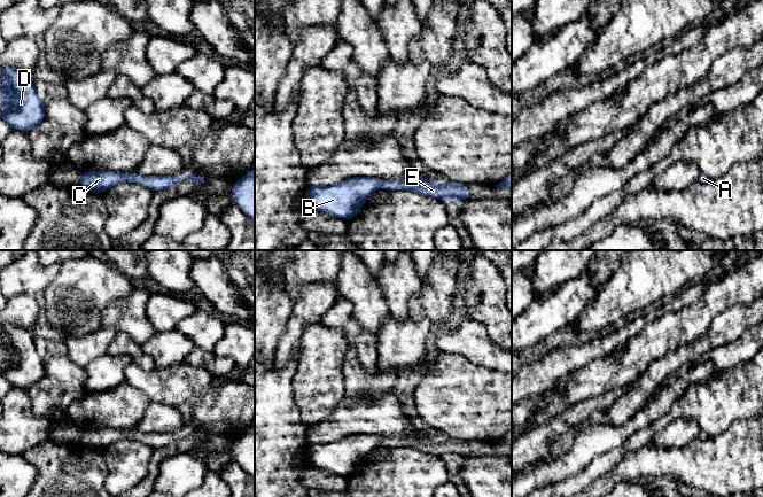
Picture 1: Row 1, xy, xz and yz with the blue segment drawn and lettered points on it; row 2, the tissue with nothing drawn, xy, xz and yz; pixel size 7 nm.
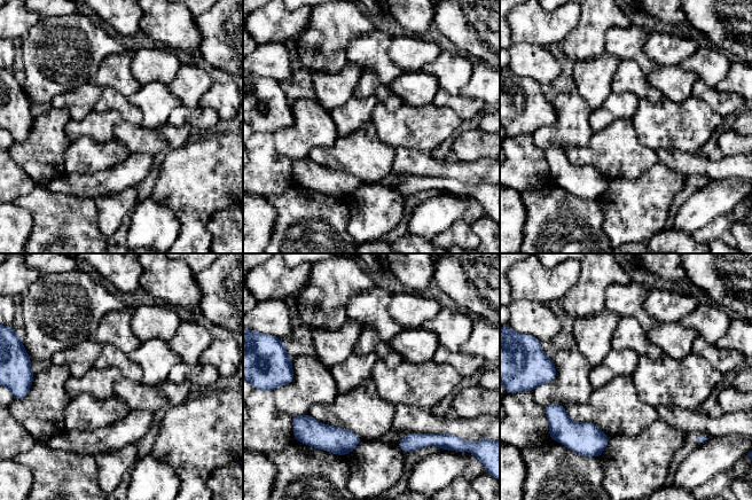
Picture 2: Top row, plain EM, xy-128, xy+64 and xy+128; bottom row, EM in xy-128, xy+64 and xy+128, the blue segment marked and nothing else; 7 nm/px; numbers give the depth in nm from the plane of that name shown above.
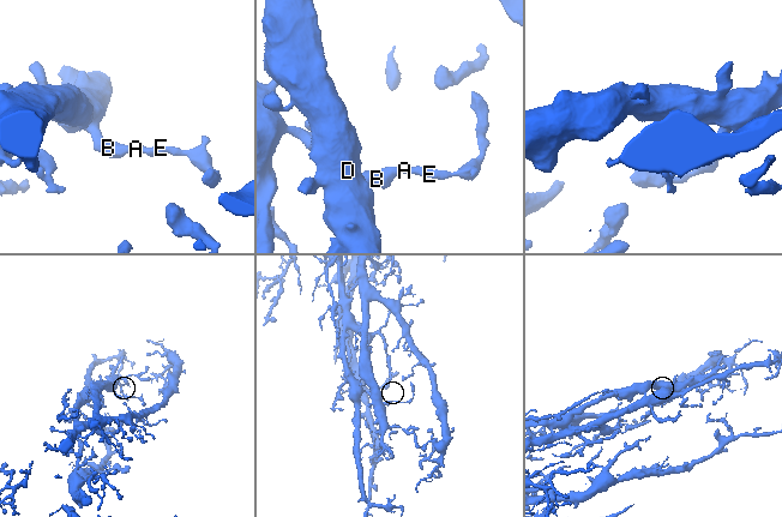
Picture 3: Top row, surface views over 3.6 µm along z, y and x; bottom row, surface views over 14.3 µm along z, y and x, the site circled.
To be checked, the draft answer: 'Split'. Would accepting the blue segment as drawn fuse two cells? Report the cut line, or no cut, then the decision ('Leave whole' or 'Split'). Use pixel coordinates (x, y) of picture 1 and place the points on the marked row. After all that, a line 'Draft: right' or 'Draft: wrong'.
No split. Leave whole
Draft: wrong

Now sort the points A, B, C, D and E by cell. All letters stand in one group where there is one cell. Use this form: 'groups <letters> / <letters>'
groups A B C D E

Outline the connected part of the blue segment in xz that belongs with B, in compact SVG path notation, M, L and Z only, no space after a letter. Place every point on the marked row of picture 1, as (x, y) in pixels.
M352 177L333 186L307 186L305 204L313 210L326 212L345 220L355 217L366 199L377 188L412 191L416 194L442 201L466 201L472 191L457 183L437 183L429 179L381 180L371 177Z

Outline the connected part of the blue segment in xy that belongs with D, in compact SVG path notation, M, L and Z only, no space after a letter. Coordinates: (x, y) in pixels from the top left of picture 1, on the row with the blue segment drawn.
M0 67L0 118L14 131L28 133L46 116L45 103L37 95L31 73Z

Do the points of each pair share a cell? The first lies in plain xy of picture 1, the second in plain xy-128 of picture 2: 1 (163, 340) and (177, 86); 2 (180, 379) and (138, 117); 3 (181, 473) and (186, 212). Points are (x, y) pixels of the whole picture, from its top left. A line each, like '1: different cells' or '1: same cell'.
1: different cells
2: different cells
3: different cells

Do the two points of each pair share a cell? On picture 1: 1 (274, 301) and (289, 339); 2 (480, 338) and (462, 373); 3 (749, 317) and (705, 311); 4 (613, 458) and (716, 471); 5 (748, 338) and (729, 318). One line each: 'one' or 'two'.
1: two
2: two
3: two
4: two
5: two

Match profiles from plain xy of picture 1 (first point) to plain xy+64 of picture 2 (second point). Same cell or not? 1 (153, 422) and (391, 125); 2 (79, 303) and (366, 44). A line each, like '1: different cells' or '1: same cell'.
1: different cells
2: different cells

